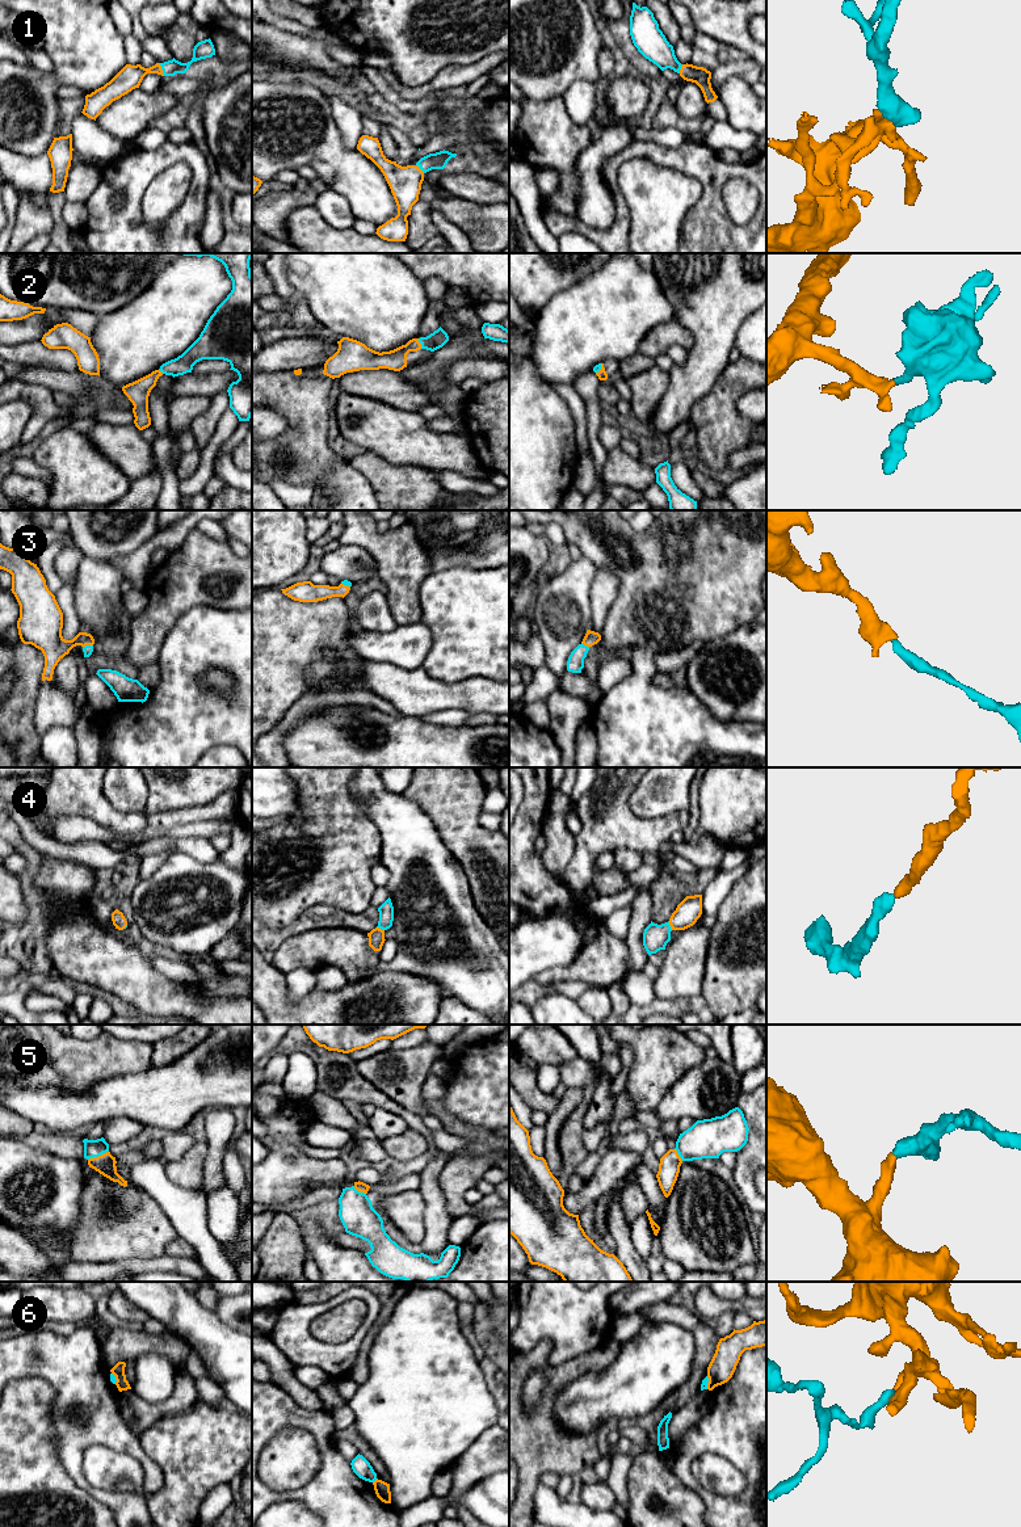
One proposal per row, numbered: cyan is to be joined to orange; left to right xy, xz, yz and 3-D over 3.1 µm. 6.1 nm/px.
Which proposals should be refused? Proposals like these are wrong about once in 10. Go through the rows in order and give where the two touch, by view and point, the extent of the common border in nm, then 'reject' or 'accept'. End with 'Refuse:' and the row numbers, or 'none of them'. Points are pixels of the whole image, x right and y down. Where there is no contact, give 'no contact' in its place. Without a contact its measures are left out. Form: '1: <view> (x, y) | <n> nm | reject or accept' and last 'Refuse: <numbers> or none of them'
1: xy (162, 70) | 90 nm | accept
2: xz (420, 344) | 70 nm | accept
3: yz (585, 644) | 60 nm | accept
4: yz (669, 924) | 60 nm | accept
5: xy (99, 1156) | 140 nm | accept
6: xz (374, 1481) | 40 nm | reject
Refuse: 6

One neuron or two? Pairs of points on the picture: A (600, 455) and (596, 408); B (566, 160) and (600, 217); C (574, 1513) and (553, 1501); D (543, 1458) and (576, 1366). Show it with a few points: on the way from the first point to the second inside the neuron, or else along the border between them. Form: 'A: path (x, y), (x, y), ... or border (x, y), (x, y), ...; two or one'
A: path (595, 444), (593, 420); one
B: border (584, 148), (575, 164), (578, 181), (576, 210); two
C: path (568, 1513), (564, 1513), (558, 1506); one
D: path (543, 1434), (546, 1400), (553, 1388); one

